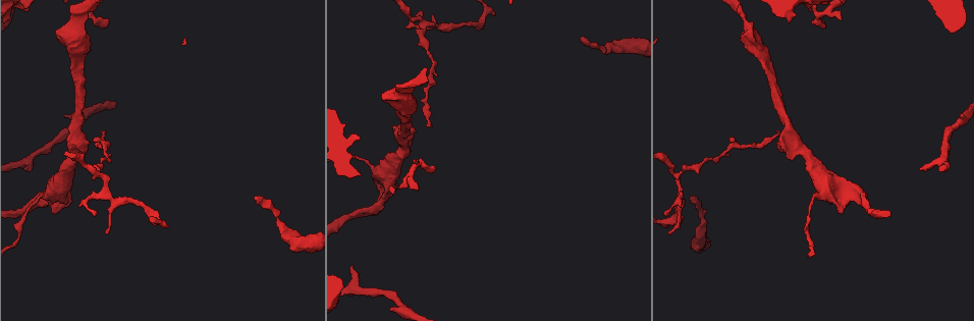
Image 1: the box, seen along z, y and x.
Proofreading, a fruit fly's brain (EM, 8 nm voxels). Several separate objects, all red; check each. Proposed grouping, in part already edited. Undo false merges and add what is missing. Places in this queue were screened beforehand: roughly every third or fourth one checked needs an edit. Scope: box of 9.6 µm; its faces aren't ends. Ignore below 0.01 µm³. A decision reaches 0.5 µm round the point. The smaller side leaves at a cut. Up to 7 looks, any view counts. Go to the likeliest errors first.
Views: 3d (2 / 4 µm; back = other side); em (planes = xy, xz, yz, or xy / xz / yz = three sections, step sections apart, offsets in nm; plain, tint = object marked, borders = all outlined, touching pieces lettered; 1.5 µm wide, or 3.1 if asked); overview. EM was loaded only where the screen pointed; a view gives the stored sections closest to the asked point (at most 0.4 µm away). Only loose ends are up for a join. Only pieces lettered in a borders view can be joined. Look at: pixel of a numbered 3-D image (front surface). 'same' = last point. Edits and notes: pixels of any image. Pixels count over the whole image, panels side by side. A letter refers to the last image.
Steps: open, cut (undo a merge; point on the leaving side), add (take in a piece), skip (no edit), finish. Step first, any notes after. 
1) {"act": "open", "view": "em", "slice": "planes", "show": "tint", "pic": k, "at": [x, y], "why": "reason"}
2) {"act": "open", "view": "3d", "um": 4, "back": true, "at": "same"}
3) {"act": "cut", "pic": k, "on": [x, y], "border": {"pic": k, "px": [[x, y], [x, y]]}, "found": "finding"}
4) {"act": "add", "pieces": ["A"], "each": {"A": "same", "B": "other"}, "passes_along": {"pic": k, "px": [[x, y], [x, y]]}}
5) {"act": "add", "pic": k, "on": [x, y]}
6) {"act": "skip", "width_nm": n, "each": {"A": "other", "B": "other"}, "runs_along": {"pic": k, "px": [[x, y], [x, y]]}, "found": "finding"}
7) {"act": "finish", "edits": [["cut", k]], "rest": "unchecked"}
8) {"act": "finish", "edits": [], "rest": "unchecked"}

{"act": "open", "view": "em", "slice": "planes", "show": "borders", "pic": 1, "at": [257, 196], "why": "branch stops here"}

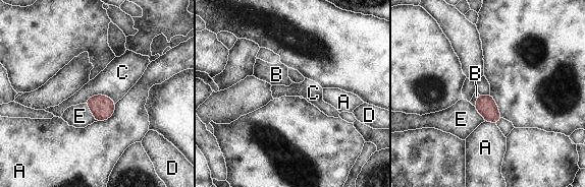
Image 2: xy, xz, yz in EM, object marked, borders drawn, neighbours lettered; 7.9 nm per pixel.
{"act": "add", "pieces": ["B"], "each": {"A": "other", "B": "same", "C": "other", "D": "other", "E": "other"}, "passes_along": {"pic": 2, "px": [[485, 105], [476, 101], [476, 96]]}, "found": "it goes on there"}

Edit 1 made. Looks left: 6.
{"act": "open", "view": "overview", "why": "redraw"}

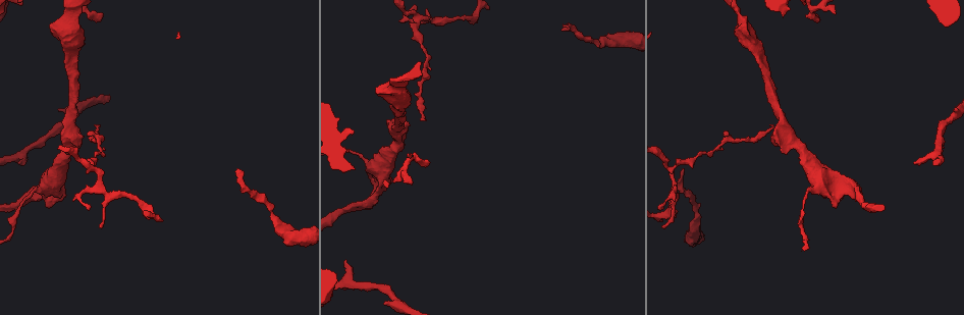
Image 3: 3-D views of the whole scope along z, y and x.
{"act": "open", "view": "3d", "um": 4, "pic": 3, "at": [805, 193], "why": "thick turns thin"}

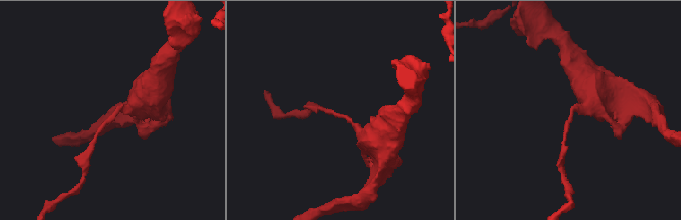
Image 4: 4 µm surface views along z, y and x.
{"act": "open", "view": "em", "slice": "xy", "step": 4, "show": "borders", "pic": 4, "at": [572, 116], "why": "now the EM"}

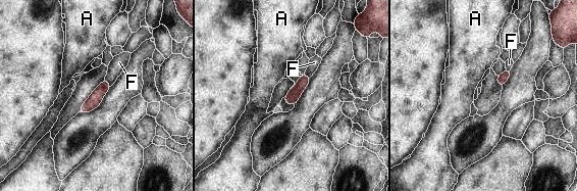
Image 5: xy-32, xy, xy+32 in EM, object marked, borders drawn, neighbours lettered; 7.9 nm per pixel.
{"act": "skip", "width_nm": 40, "each": {"A": "other", "F": "other"}, "runs_along": {"pic": 5, "px": [[105, 83], [97, 96], [83, 110]]}, "found": "all the same cell"}

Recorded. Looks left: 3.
{"act": "finish", "edits": [["add", 2]], "rest": "unchecked"}

